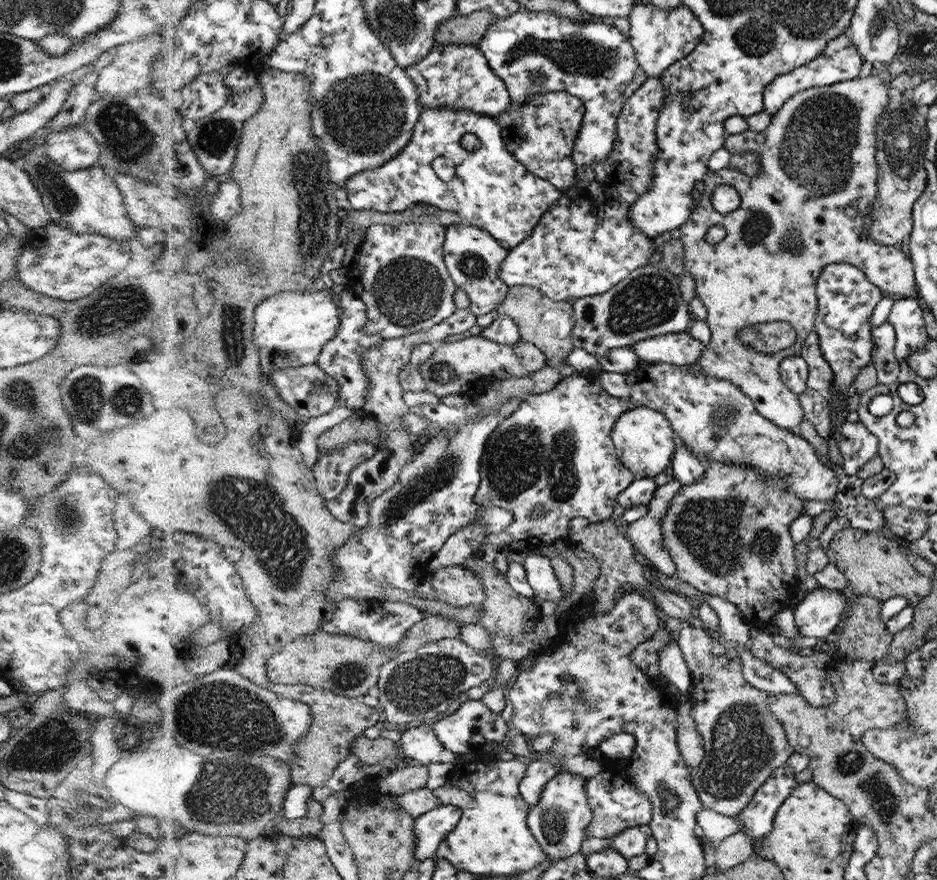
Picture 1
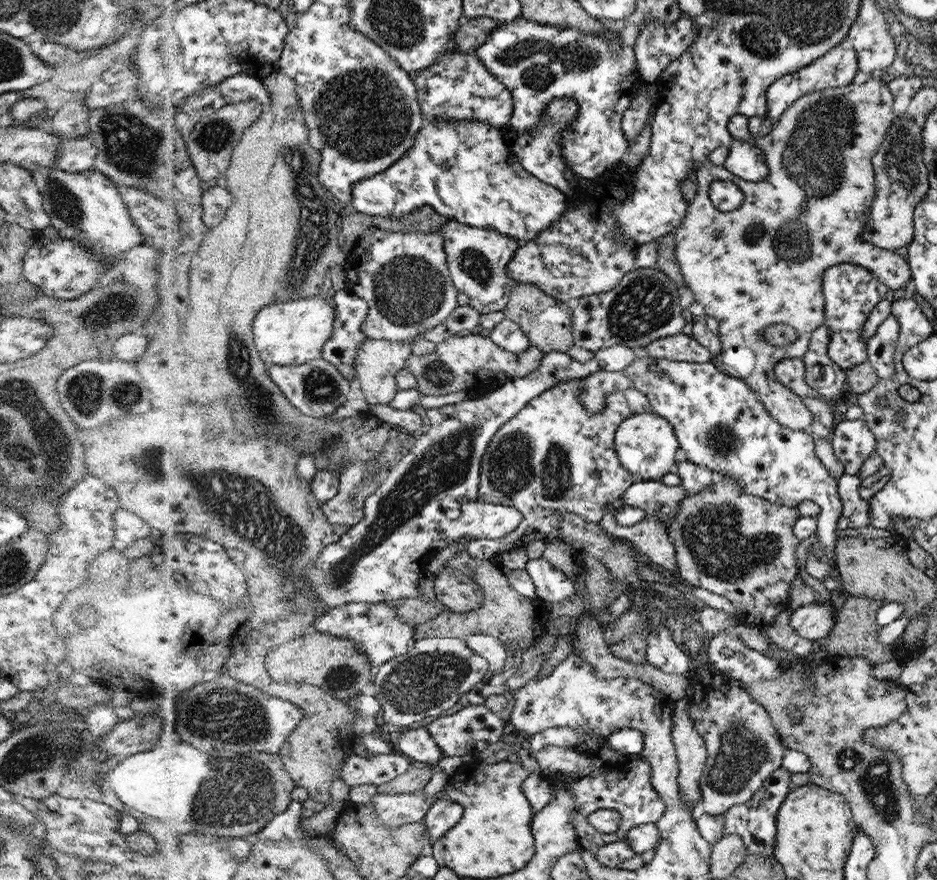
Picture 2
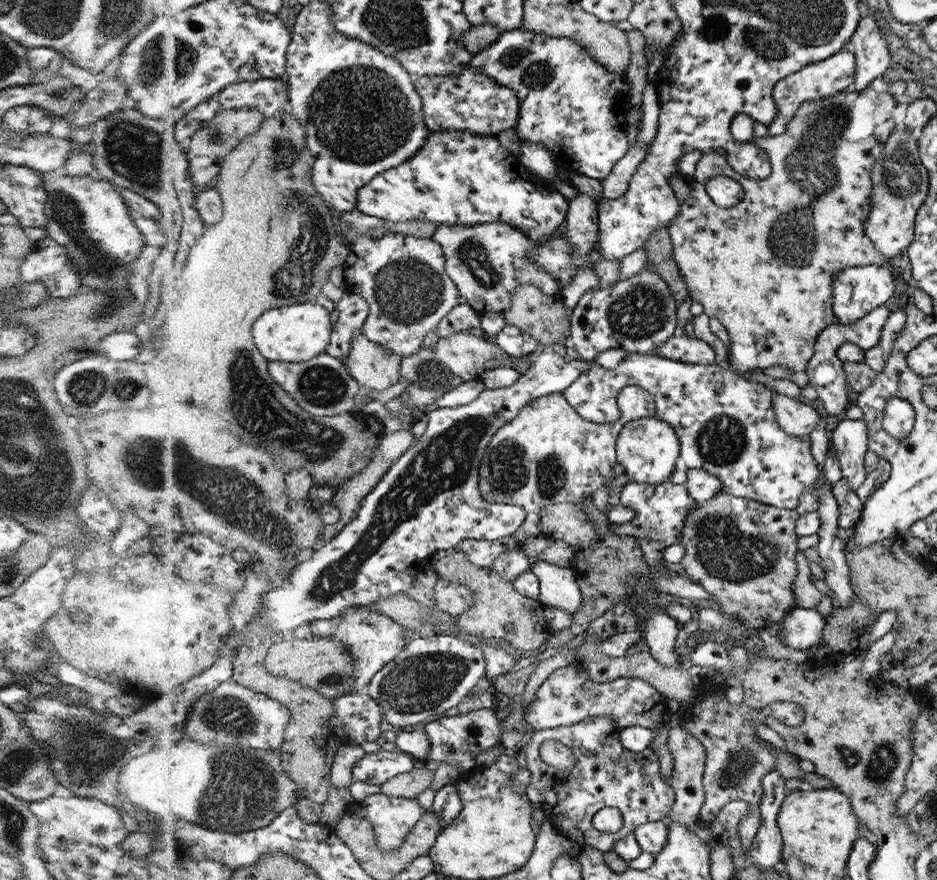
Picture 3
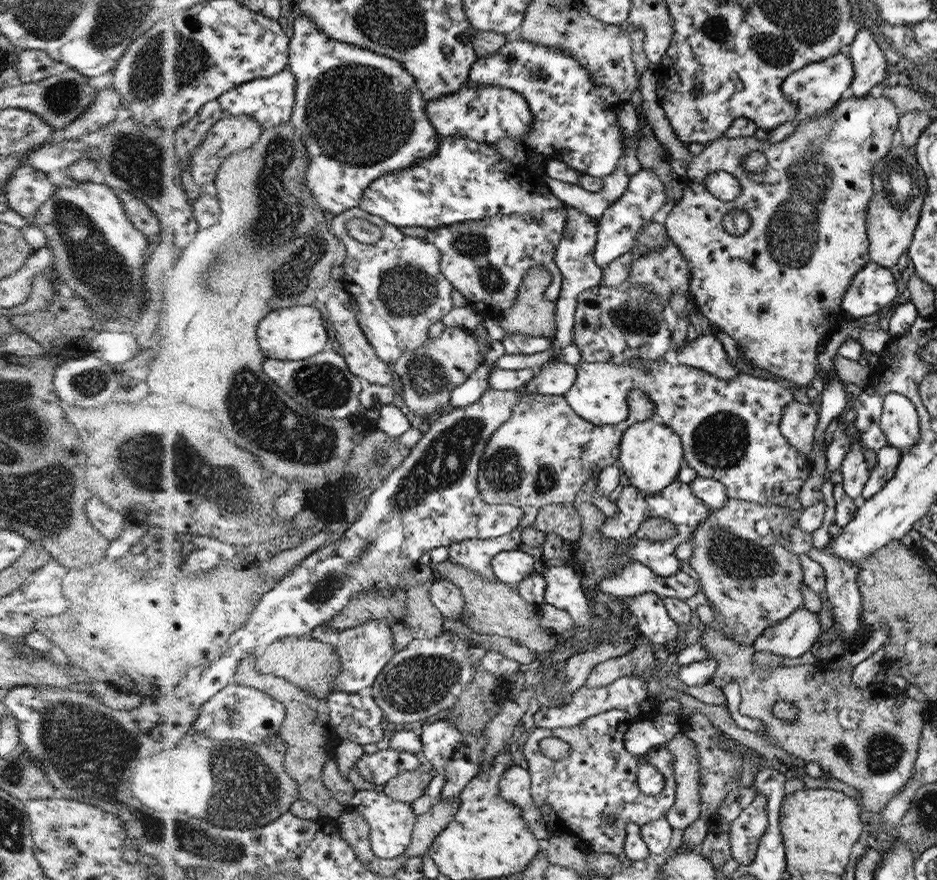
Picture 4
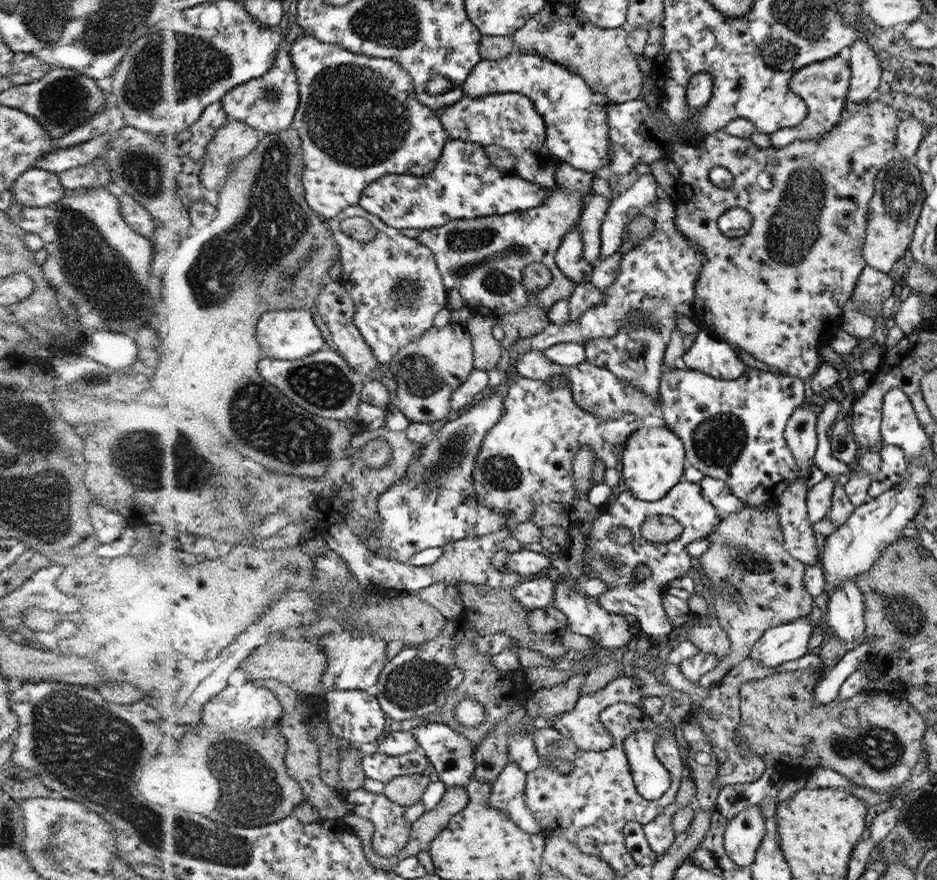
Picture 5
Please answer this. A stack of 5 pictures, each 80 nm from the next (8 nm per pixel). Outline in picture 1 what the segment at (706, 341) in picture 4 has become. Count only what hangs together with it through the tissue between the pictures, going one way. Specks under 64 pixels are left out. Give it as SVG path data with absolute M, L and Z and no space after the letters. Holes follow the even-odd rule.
M686 332L668 333L630 346L643 363L668 362L678 366L702 360L706 347Z

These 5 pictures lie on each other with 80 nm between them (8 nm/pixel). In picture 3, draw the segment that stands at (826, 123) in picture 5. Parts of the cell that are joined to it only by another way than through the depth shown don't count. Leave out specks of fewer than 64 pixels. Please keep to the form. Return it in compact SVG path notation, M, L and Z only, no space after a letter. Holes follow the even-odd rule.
M842 48L838 53L833 54L831 57L825 58L823 61L815 62L808 65L799 72L790 74L776 84L774 89L774 99L778 103L778 117L768 125L770 136L782 134L788 130L788 124L791 118L795 116L799 108L808 101L821 99L824 97L832 96L833 94L851 89L854 80L854 68L857 68L857 62L854 60L852 52L848 52L848 48Z

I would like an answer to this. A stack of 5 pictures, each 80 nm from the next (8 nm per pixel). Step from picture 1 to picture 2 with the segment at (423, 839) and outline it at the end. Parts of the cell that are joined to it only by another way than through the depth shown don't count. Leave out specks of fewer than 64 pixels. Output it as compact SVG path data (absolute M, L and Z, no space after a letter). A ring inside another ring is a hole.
M441 791L435 795L433 805L428 809L425 818L427 833L429 834L430 846L432 846L441 836L444 836L463 815L463 808L453 798Z

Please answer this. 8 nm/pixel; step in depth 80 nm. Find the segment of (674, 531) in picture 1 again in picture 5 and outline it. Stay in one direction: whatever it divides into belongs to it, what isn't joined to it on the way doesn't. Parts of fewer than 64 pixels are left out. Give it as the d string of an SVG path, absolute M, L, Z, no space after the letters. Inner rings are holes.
M766 505L765 509L748 507L722 517L723 520L719 522L718 529L706 538L710 543L710 548L700 556L700 568L710 583L709 588L712 589L717 619L720 626L727 632L731 642L729 655L720 661L716 668L702 675L701 679L697 681L697 685L709 693L712 687L722 681L728 670L748 658L751 648L764 632L780 625L787 625L799 620L800 617L806 617L814 606L814 597L803 585L806 567L786 550L786 537L779 526L779 511L775 509L774 505ZM727 584L731 584L731 588L735 590L729 595L723 593Z

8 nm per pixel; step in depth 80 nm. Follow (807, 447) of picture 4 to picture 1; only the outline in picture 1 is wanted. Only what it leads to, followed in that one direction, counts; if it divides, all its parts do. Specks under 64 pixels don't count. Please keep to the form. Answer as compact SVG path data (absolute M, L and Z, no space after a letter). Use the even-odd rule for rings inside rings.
M869 75L868 78L854 78L852 81L840 82L832 86L816 86L816 88L808 88L801 90L798 94L795 94L778 113L771 116L770 125L762 132L752 131L746 129L744 132L735 135L728 135L726 144L727 150L732 154L735 152L756 152L760 159L760 173L756 176L748 176L738 169L730 170L729 167L720 169L716 173L708 173L703 180L705 191L702 193L702 199L696 203L696 208L693 210L691 218L688 218L687 222L684 222L678 229L678 237L682 240L684 247L684 262L686 274L692 274L694 280L696 280L695 296L702 300L707 310L707 324L711 330L712 338L710 344L704 350L702 360L687 364L687 369L691 372L703 372L704 374L711 374L714 378L727 379L728 382L734 382L744 390L748 398L752 399L755 406L758 408L760 415L764 418L772 420L772 423L778 427L782 427L786 430L797 431L800 423L806 419L803 403L800 394L796 394L791 387L783 381L783 375L780 374L780 362L786 357L798 356L804 339L809 335L810 331L815 330L816 316L819 312L820 302L817 294L818 278L821 276L824 269L828 265L834 263L846 263L852 266L858 266L860 270L865 271L867 277L871 279L876 286L881 287L887 296L898 294L902 297L912 297L917 295L918 283L915 281L915 265L912 262L910 255L904 254L900 251L899 246L886 246L881 243L877 243L875 239L869 234L869 228L872 223L874 198L878 196L879 190L879 169L878 162L875 159L875 154L878 146L878 126L880 120L886 116L888 110L888 90L886 90L886 84L880 80L879 76ZM719 184L727 184L733 186L736 192L740 195L740 206L736 210L727 214L720 214L714 208L712 202L712 195L715 191L715 187ZM717 224L722 225L727 230L727 235L724 239L714 245L708 243L704 238L707 230ZM770 321L782 321L791 324L797 331L797 339L792 346L781 350L780 352L759 352L751 346L743 344L740 339L740 332L750 325L760 325Z

